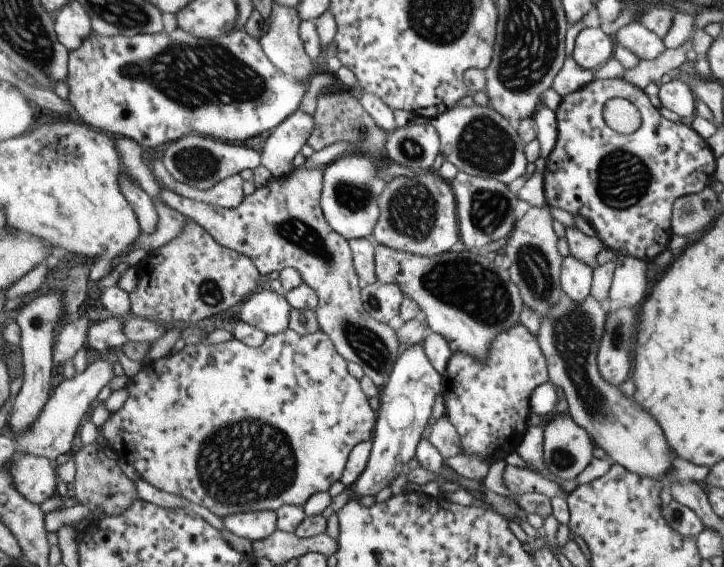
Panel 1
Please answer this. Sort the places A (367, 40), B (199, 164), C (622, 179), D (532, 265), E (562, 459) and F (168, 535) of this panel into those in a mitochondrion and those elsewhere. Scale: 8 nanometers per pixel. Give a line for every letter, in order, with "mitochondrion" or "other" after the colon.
A: other
B: mitochondrion
C: mitochondrion
D: mitochondrion
E: mitochondrion
F: other

